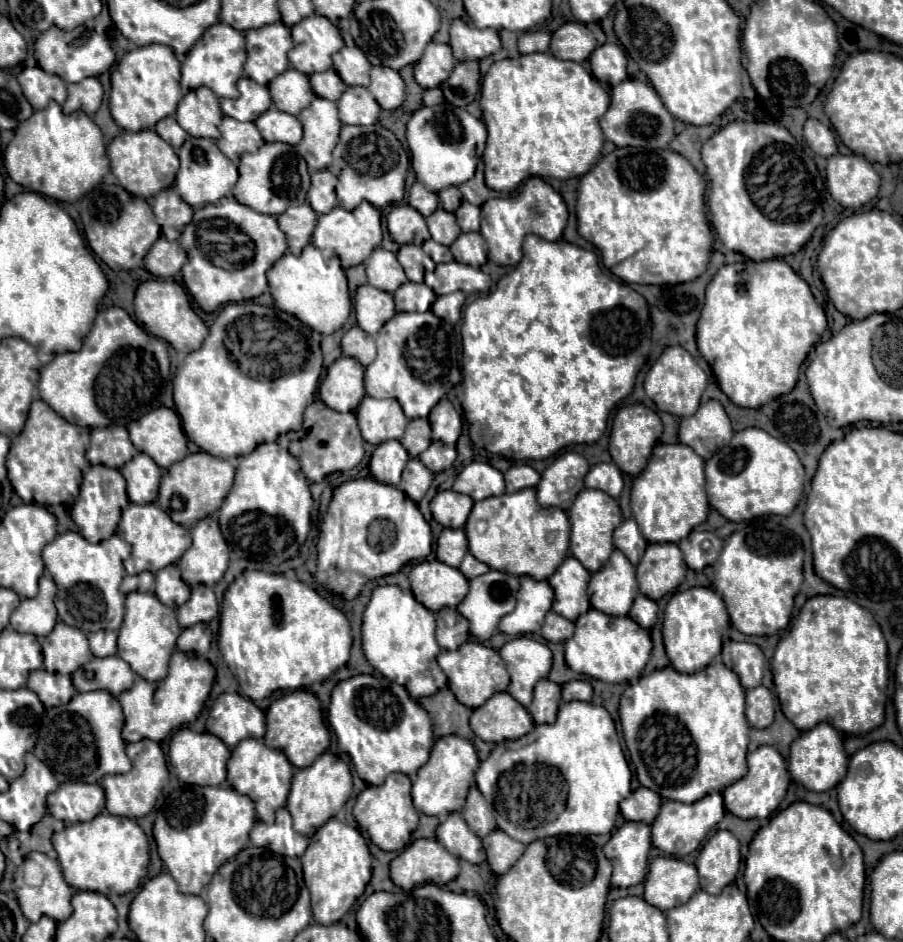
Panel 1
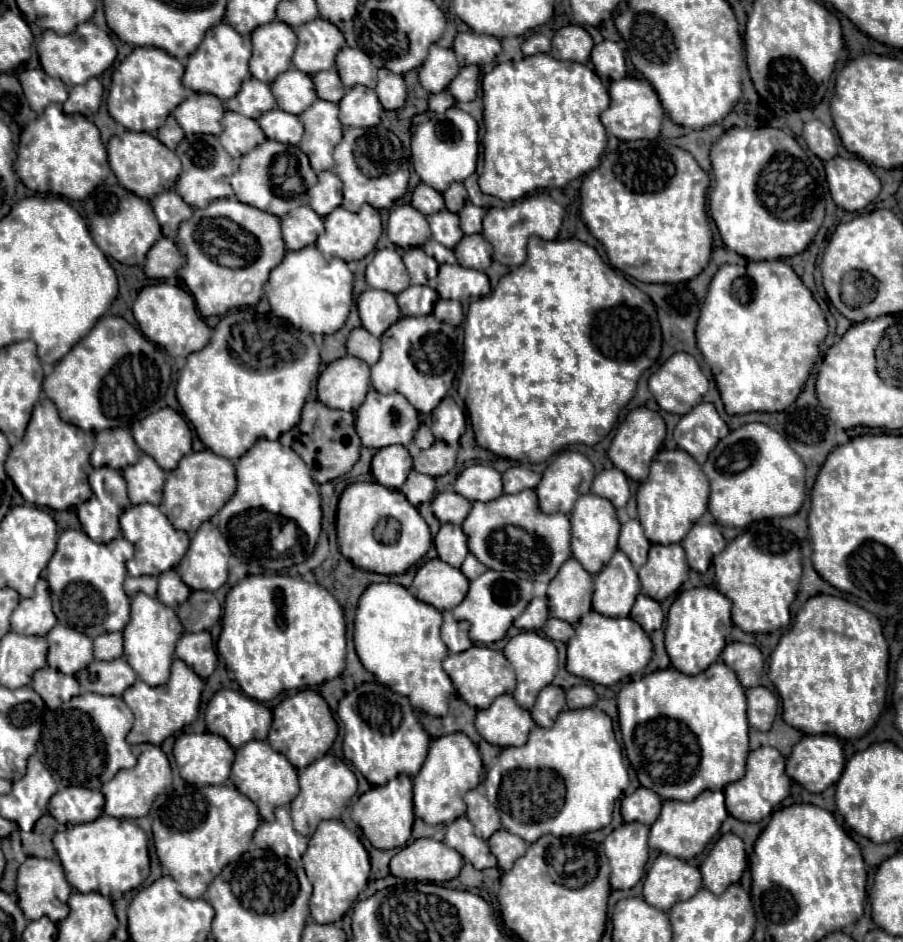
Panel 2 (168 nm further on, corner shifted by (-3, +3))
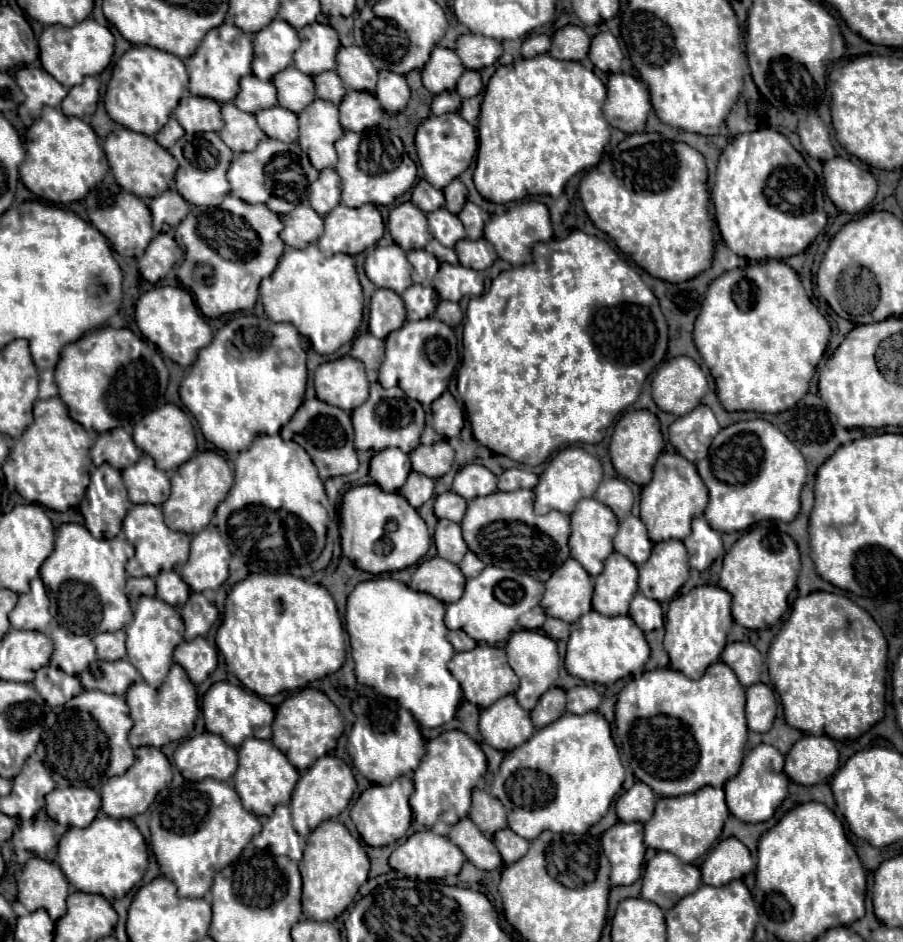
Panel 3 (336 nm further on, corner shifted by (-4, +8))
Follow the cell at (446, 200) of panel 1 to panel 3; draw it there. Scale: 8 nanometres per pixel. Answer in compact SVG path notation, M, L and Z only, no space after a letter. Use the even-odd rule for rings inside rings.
M453 180L443 192L445 192L445 200L447 200L445 202L445 208L449 212L453 212L453 214L459 214L459 210L465 204L465 194L467 194L465 184L461 180Z

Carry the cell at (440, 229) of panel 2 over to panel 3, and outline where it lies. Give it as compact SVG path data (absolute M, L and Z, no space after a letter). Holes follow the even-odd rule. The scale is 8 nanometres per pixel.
M447 208L429 212L427 218L429 218L429 228L431 228L433 238L439 240L443 246L453 248L457 240L467 238L467 232L465 232L461 220L455 214L451 214Z

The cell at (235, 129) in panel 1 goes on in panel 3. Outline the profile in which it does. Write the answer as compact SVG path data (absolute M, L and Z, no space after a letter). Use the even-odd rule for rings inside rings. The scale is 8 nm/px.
M225 102L221 106L221 116L225 126L219 136L235 154L253 150L257 142L265 138L265 132L257 126L255 116L241 112L233 102Z

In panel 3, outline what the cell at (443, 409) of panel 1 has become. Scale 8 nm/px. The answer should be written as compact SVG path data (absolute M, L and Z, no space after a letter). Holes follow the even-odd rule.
M443 392L431 404L431 426L445 438L459 436L463 428L463 410L459 408L451 392Z

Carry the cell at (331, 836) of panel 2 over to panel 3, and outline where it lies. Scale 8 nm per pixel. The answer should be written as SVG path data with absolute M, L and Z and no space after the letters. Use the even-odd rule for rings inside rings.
M325 820L309 834L305 856L299 864L299 868L303 872L303 912L311 920L335 920L353 902L355 894L359 892L359 886L363 882L367 882L369 858L365 854L365 848L361 846L361 842L357 838L353 838L351 832L339 820Z

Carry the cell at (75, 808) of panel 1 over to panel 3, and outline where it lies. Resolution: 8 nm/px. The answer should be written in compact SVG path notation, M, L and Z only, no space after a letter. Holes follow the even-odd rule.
M55 788L45 796L47 814L61 826L85 828L101 808L101 796L93 788Z

